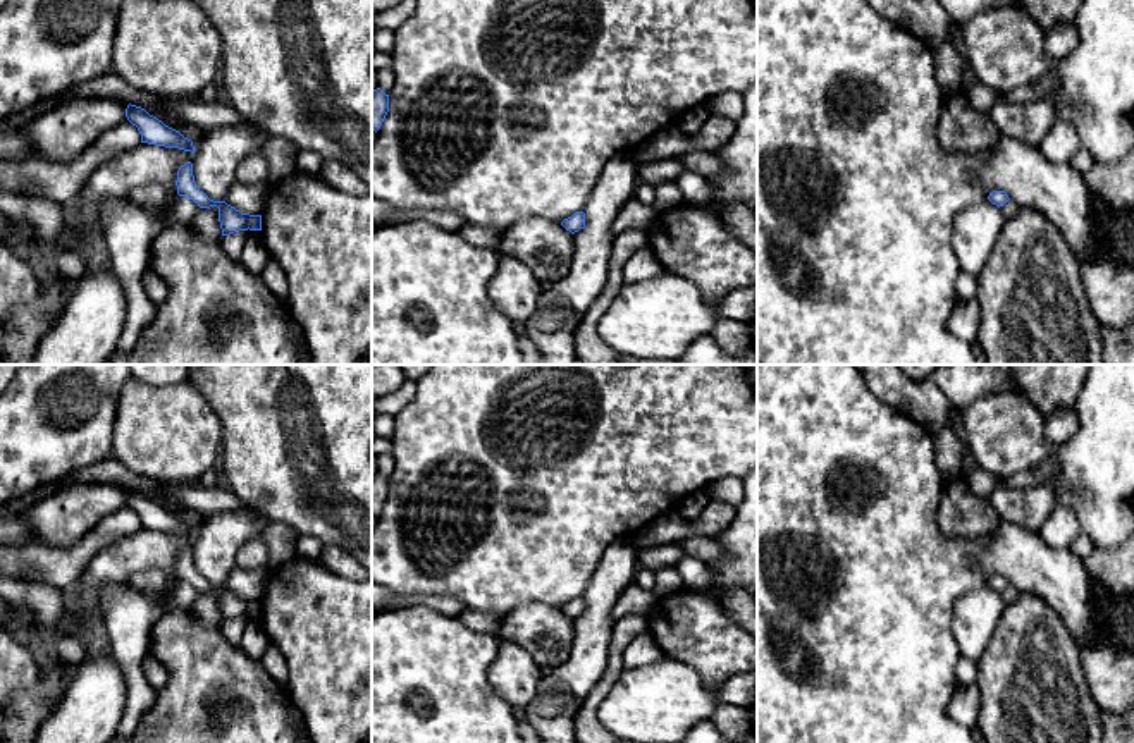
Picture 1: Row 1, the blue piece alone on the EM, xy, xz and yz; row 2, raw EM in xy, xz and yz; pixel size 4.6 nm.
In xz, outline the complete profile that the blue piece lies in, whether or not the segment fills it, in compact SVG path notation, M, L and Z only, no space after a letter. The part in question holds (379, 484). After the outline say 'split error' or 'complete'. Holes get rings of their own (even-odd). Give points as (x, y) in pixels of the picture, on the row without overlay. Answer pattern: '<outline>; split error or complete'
M380 473L372 476L372 514L377 518L389 497L389 480Z; complete

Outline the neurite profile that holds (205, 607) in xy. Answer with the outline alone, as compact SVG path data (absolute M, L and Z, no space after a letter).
M217 592L200 593L198 599L188 609L205 626L222 624Z

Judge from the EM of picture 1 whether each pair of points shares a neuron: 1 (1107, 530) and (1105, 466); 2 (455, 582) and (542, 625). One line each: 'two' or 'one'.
1: one
2: two

